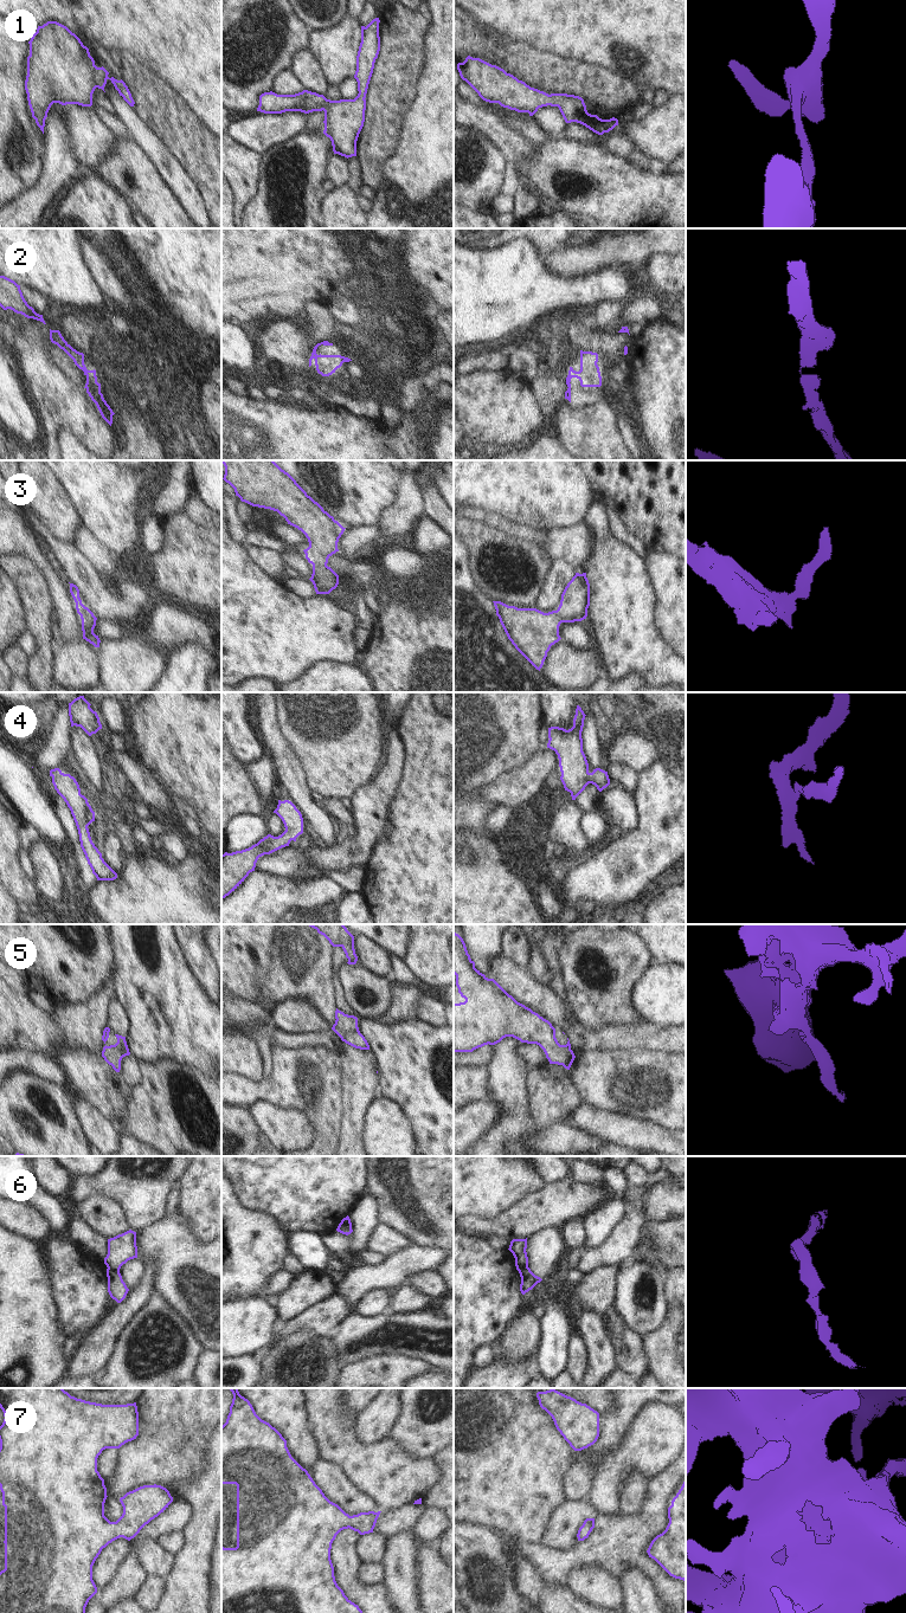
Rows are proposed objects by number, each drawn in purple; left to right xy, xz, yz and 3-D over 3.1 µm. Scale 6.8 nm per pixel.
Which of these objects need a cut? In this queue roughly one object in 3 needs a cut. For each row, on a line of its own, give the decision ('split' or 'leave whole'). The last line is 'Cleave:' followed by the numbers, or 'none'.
1: leave whole
2: leave whole
3: leave whole
4: leave whole
5: split
6: split
7: leave whole
Cleave: 5, 6

